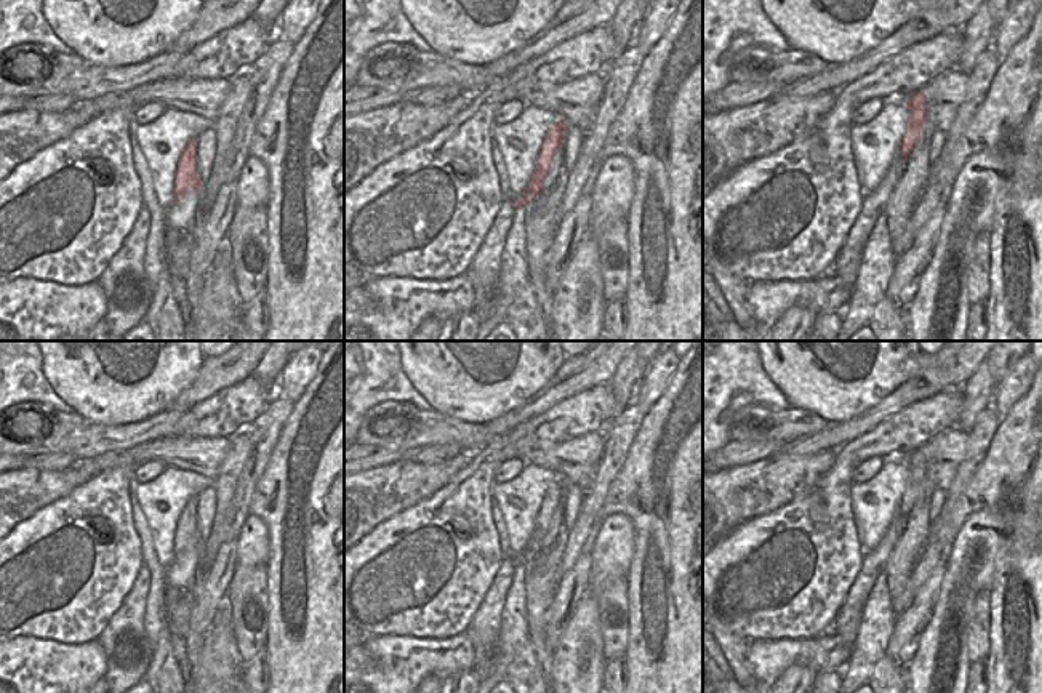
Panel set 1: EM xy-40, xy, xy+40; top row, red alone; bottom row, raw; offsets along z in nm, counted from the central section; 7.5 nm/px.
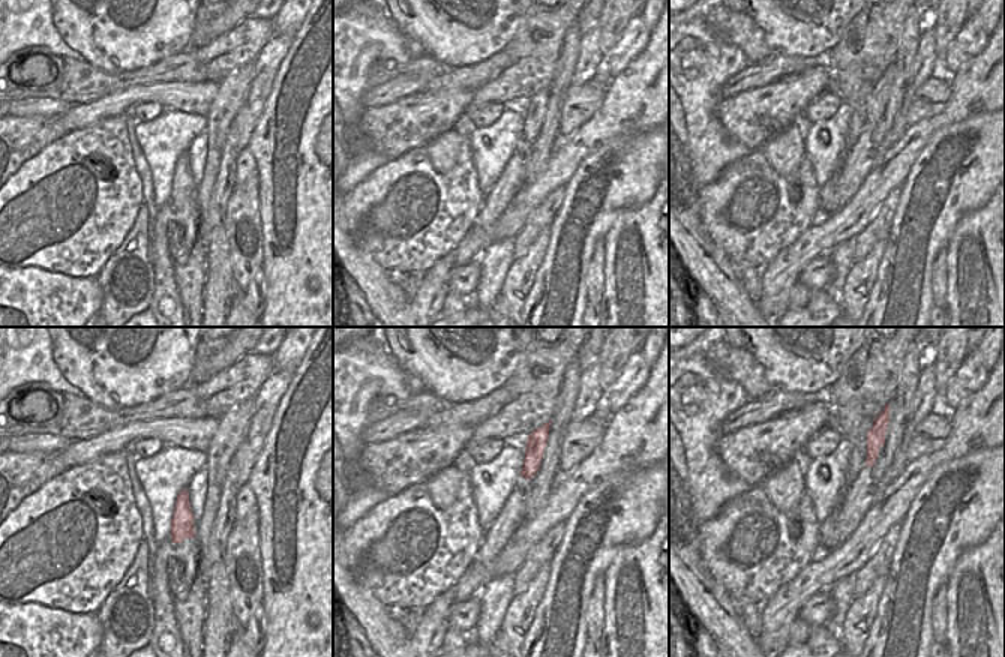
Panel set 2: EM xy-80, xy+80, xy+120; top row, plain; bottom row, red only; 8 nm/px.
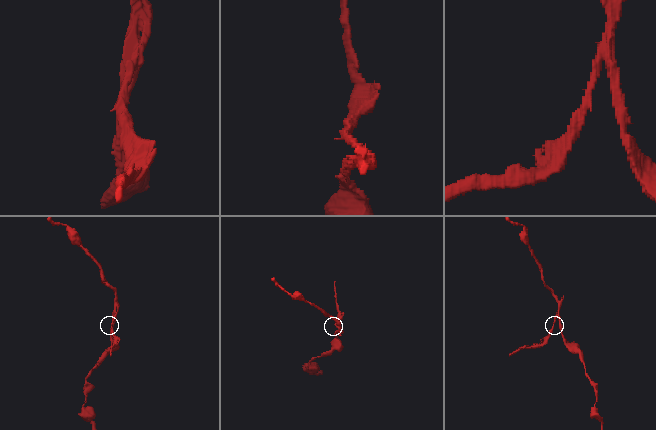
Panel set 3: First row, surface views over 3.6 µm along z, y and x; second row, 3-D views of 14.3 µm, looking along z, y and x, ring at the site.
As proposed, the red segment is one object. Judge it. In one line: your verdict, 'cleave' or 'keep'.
cleave

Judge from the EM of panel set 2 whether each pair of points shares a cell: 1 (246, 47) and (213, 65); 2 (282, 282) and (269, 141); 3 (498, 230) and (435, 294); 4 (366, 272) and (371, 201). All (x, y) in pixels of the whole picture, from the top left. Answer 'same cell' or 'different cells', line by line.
1: same cell
2: same cell
3: same cell
4: different cells

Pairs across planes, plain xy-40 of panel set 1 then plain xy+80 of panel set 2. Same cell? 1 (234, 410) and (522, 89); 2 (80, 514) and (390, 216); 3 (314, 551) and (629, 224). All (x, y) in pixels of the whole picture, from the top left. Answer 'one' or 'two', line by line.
1: one
2: one
3: one

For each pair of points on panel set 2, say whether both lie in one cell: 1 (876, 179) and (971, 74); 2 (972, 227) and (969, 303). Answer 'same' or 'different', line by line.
1: same
2: same

